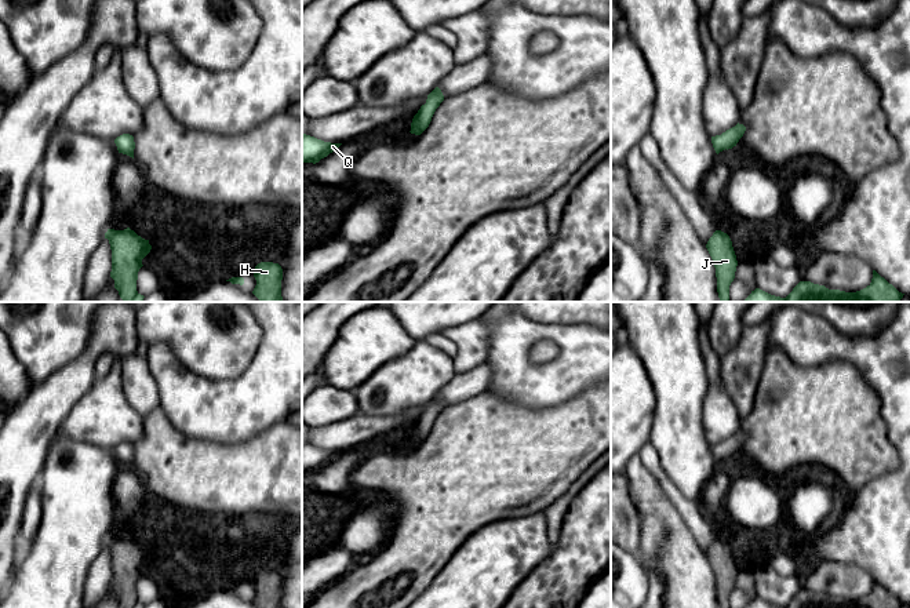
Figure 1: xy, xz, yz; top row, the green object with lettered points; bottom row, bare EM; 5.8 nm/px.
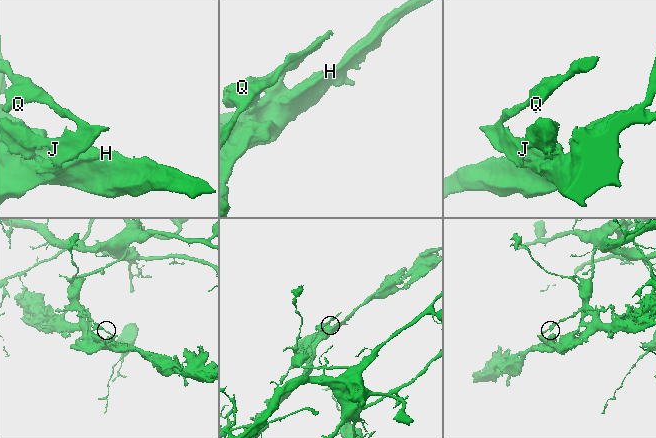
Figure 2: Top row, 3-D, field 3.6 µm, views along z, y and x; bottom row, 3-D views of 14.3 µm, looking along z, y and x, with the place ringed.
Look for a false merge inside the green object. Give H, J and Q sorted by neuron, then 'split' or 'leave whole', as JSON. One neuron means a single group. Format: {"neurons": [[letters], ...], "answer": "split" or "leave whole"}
{"neurons": [["H", "J"], ["Q"]], "answer": "split"}

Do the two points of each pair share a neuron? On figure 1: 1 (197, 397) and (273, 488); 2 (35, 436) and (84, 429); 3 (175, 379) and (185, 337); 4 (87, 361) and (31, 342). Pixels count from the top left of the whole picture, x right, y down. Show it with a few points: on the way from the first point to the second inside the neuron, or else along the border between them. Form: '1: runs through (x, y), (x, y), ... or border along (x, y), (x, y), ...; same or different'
1: border along (265, 429), (239, 443), (204, 441); different
2: border along (75, 406), (57, 433); different
3: border along (152, 343), (166, 342), (188, 368), (207, 378); different
4: border along (91, 328), (87, 349), (51, 375); different

